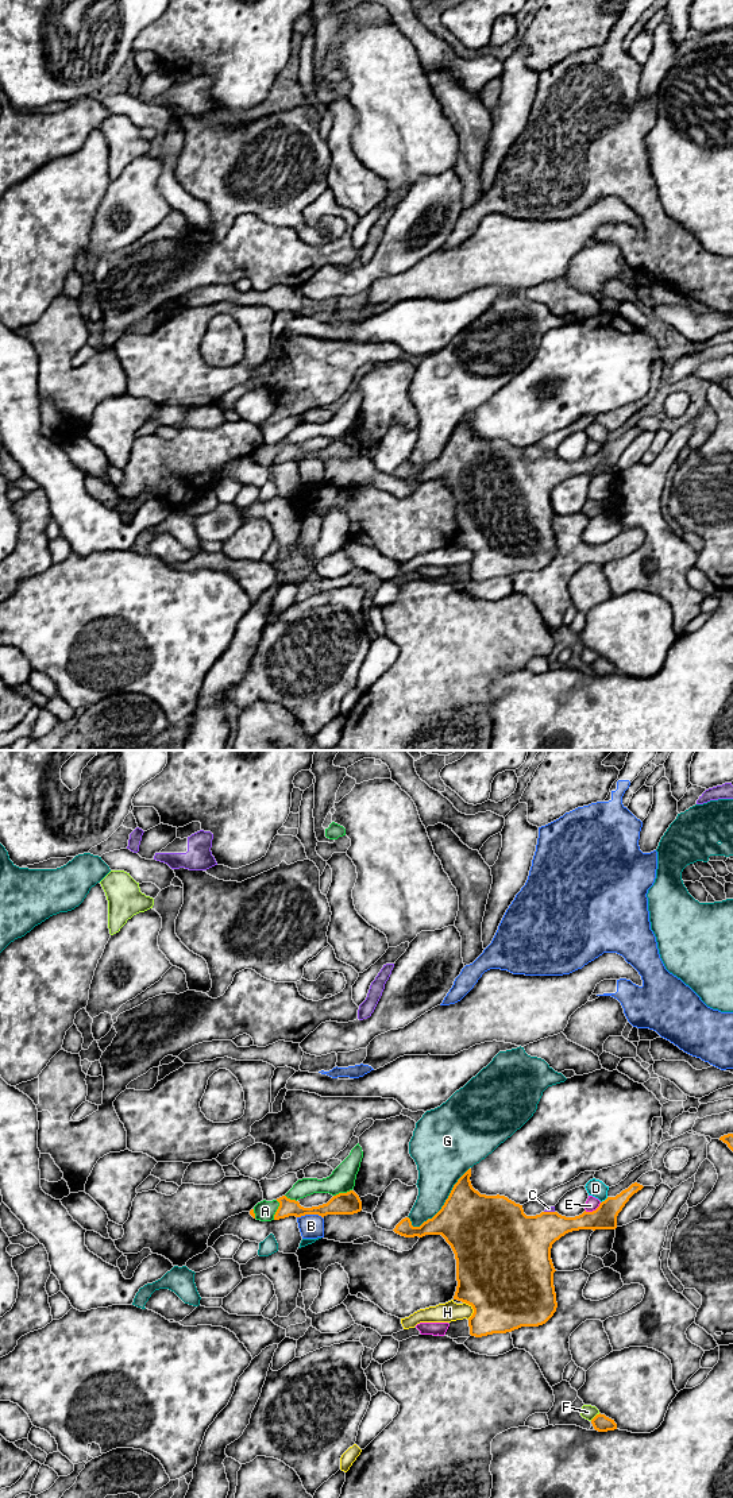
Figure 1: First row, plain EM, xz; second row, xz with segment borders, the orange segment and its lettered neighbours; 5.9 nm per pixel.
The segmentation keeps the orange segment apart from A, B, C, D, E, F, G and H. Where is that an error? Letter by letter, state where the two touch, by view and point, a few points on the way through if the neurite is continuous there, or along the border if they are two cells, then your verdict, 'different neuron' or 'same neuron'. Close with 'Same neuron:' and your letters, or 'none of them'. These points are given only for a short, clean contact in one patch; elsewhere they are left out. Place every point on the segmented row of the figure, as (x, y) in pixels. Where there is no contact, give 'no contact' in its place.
A: xz (277, 1209) | different neuron
B: xz (309, 1213) | different neuron
C: xz (550, 1212) | different neuron
D: xz (605, 1200) | different neuron
E: xz (593, 1211) | different neuron
F: xz (595, 1416) | different neuron
G: xz (446, 1201) | different neuron
H: xz (473, 1308) | different neuron
Same neuron: none of them

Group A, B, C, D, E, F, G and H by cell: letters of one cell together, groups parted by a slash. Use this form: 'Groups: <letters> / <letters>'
Groups: A / B / C / D / E / F / G / H

